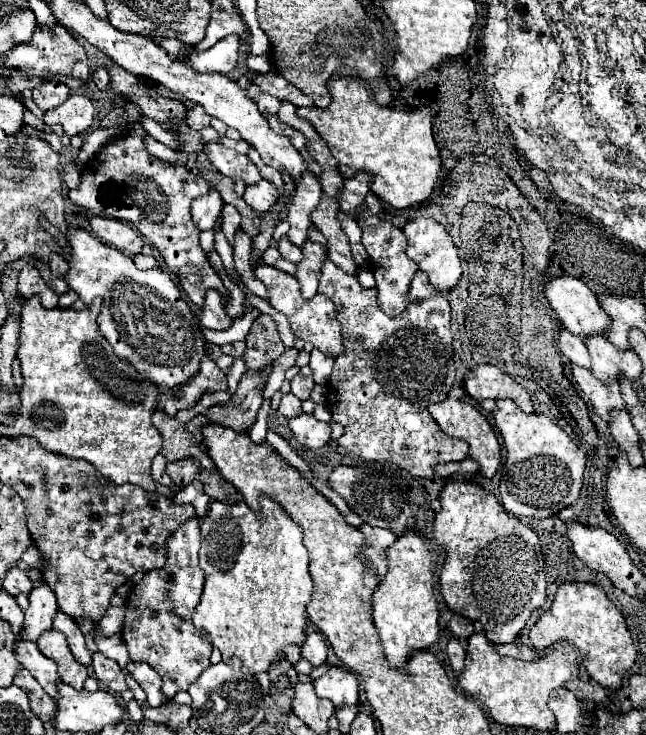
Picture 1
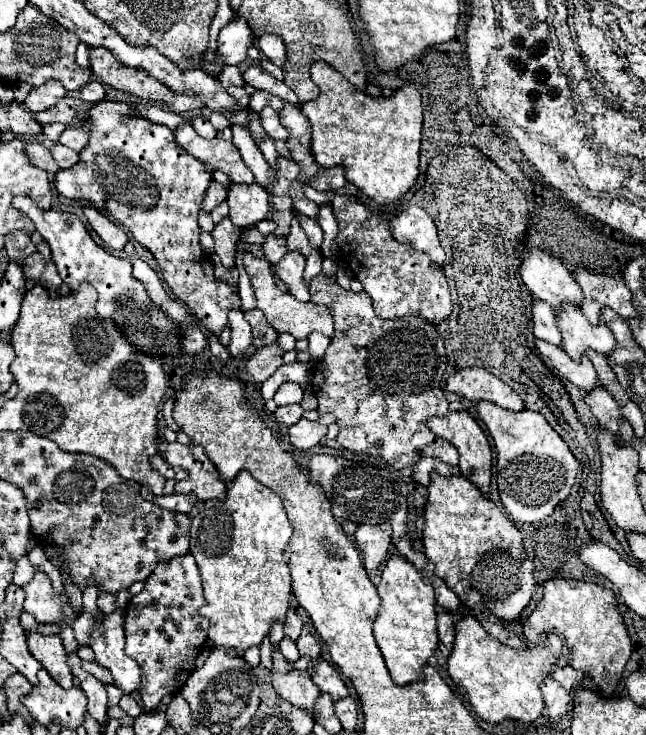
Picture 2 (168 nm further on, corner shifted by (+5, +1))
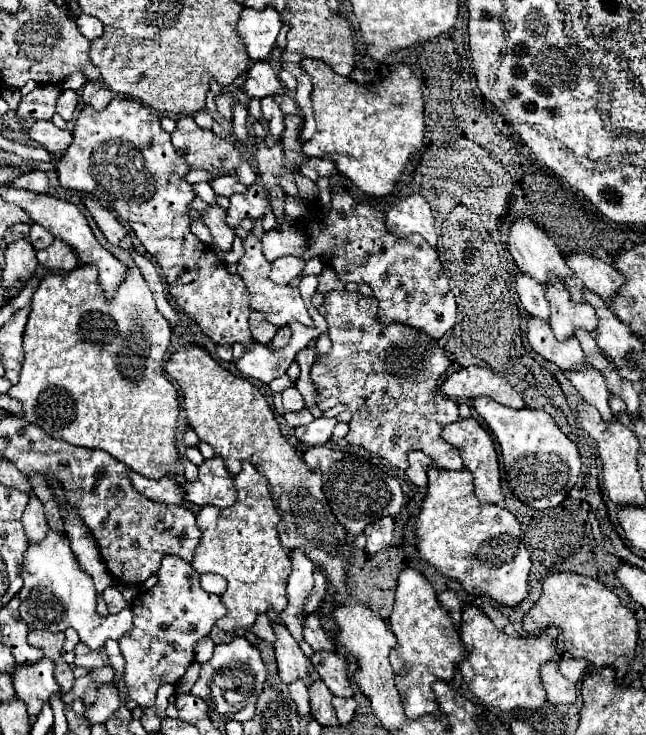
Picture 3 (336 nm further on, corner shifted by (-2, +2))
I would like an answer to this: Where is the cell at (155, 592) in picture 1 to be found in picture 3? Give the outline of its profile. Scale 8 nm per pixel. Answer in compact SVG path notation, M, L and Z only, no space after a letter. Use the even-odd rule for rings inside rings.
M165 556L157 576L157 586L133 602L133 628L127 638L119 640L121 654L125 656L123 680L129 698L141 708L153 706L161 684L175 684L185 674L195 658L195 642L209 636L217 618L227 612L219 596L199 586L199 572L181 556Z

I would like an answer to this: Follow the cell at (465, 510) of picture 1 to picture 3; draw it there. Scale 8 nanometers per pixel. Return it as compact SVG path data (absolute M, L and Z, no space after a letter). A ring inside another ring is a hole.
M427 466L427 476L429 488L415 522L419 556L443 576L459 580L467 592L487 594L499 604L517 606L527 598L527 576L531 568L531 554L521 542L521 524L517 518L495 504L479 504L469 470L449 472Z

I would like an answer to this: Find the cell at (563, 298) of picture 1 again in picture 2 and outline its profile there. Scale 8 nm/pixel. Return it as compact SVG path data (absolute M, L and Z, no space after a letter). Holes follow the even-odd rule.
M540 249L522 253L520 277L532 297L548 303L556 313L562 309L562 303L580 307L584 301L582 289L576 283L574 275L556 257Z

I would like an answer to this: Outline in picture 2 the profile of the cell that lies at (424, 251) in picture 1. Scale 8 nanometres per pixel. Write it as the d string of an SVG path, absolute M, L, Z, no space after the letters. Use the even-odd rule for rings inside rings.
M408 207L390 223L392 237L398 243L410 245L414 251L430 255L432 263L442 267L446 263L446 253L438 241L438 229L434 219L420 207Z

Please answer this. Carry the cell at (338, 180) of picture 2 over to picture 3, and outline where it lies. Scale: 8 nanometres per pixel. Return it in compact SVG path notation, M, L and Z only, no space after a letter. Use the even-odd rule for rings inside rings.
M309 158L307 162L303 162L299 166L299 170L303 176L317 180L321 176L331 176L335 172L335 164L331 164L331 160L323 160L323 158Z

